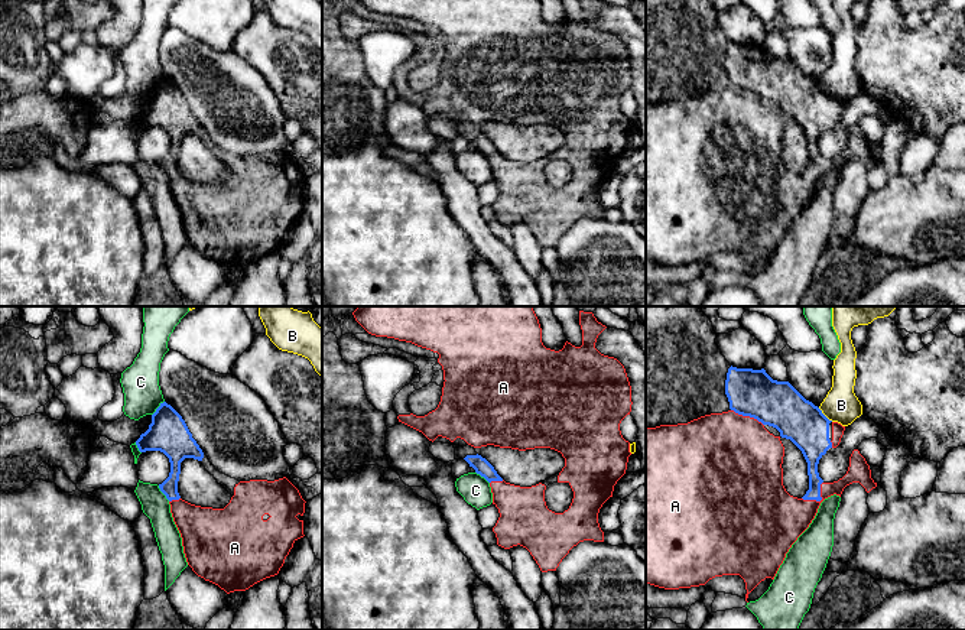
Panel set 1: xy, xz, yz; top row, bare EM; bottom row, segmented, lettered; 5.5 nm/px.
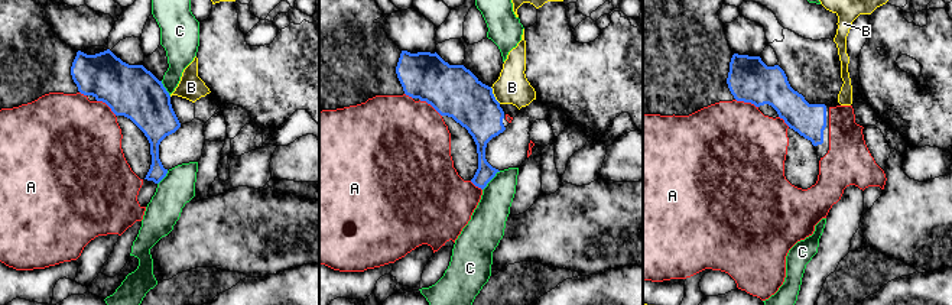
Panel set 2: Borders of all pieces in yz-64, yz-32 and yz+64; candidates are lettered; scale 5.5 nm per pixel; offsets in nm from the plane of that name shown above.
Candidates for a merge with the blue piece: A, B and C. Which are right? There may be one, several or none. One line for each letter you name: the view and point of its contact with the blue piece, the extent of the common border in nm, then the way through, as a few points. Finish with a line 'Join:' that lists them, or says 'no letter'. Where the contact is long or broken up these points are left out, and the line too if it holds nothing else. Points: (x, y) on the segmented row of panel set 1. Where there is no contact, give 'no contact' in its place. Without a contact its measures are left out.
A: meets blue in yz at (819, 500); contact 160 nm long
Join: A

